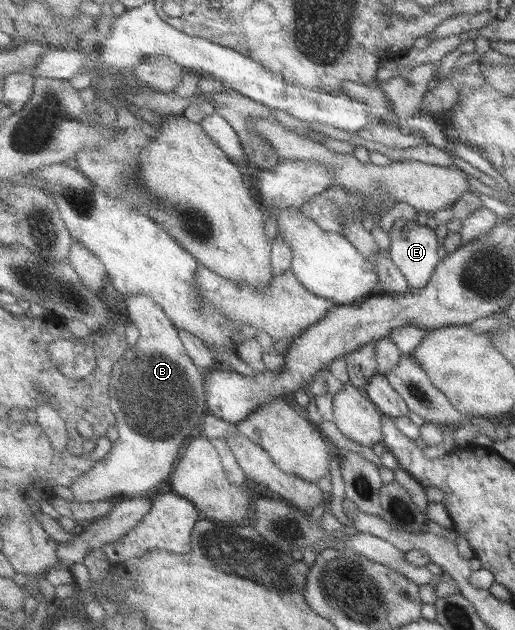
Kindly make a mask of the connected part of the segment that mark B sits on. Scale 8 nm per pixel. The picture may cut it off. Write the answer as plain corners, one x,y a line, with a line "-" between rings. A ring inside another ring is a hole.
133,295
125,298
126,311
131,323
138,329
139,338
132,349
124,355
113,371
111,409
117,420
119,438
112,443
111,450
104,458
97,460
95,467
82,475
70,488
74,502
95,502
98,500
120,499
142,496
146,491
156,489
180,461
180,453
185,453
184,443
192,435
208,411
202,368
193,362
185,344
181,340
180,330
173,320
165,314
162,306
150,296

